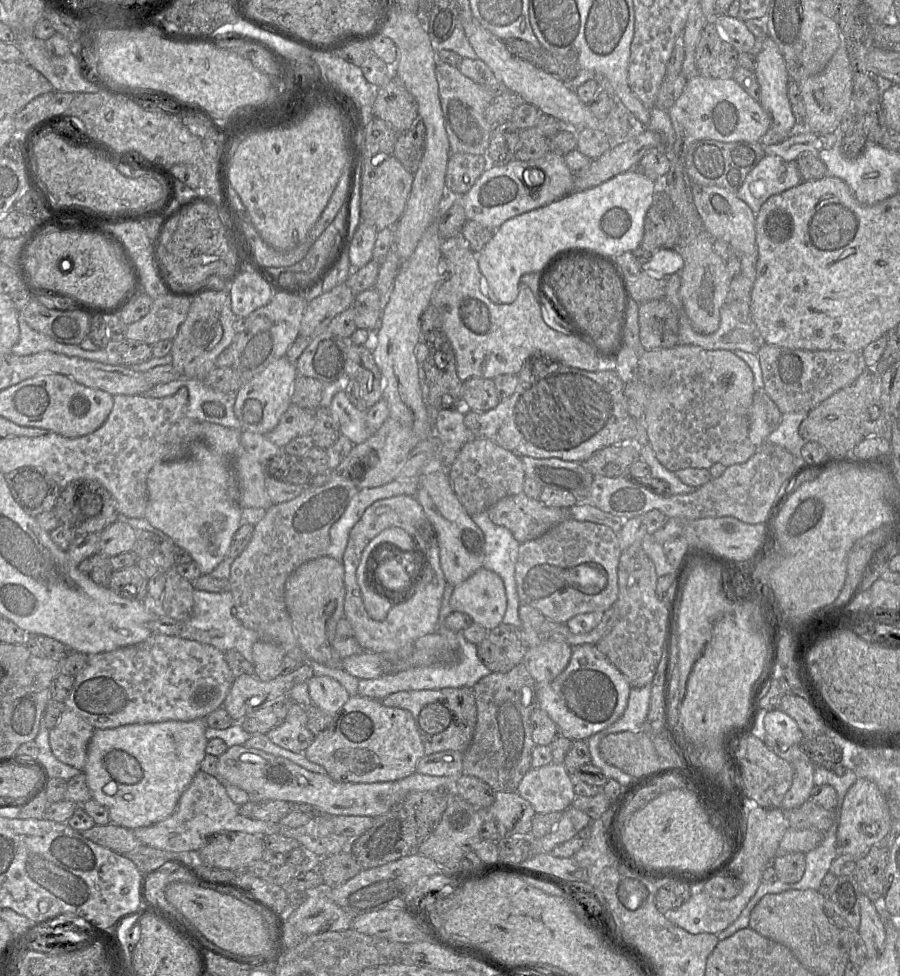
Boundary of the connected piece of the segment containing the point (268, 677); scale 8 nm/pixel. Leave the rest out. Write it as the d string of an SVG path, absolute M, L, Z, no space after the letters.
M259 640L252 648L254 674L261 681L271 681L282 673L282 660L286 650L275 643Z

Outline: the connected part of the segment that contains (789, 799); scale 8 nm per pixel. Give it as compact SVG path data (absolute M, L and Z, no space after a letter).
M765 739L766 744L775 754L787 761L793 769L793 781L785 794L780 808L789 811L801 806L809 799L814 787L813 775L815 765L811 761L802 744L792 746L781 746L782 744Z

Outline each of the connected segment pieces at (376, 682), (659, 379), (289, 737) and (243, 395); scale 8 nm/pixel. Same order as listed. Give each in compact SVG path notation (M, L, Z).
M446 584L436 631L447 639L457 639L460 651L460 660L457 664L436 664L431 666L419 666L407 670L385 674L375 679L360 679L357 687L357 695L381 700L388 695L400 691L414 691L414 690L433 690L442 688L472 688L481 678L487 676L491 671L482 663L477 654L477 645L468 642L461 633L456 633L449 630L444 621L446 617L453 611L450 605L450 598L455 586Z
M692 345L644 350L639 358L638 378L647 386L647 407L643 424L649 444L656 458L669 471L709 469L716 463L730 467L747 462L757 452L749 439L749 412L755 393L753 373L734 352L708 351Z
M295 702L291 704L284 721L266 735L278 746L294 753L304 753L315 739L307 727L306 708Z
M284 356L270 363L263 371L244 383L236 392L234 404L234 413L241 423L241 430L262 435L272 431L292 404L292 387L297 375L295 364Z

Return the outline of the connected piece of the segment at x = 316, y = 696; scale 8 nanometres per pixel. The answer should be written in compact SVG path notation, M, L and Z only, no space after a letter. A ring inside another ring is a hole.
M312 676L307 682L312 703L331 715L335 715L348 701L348 691L328 676Z

